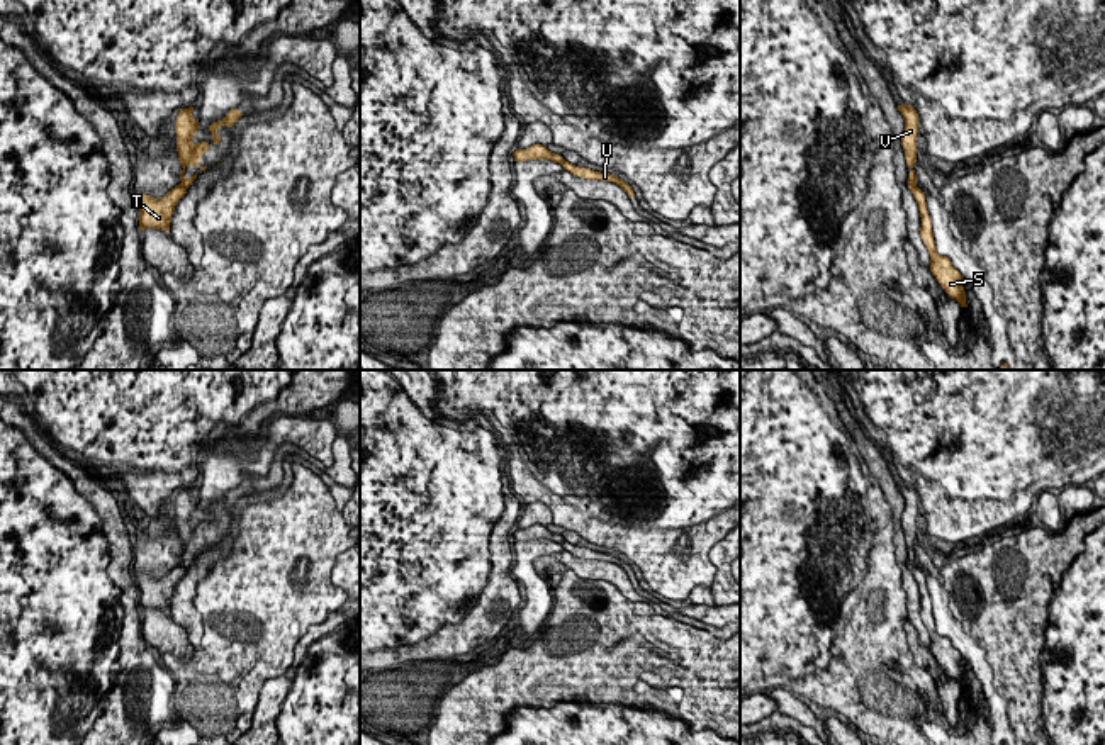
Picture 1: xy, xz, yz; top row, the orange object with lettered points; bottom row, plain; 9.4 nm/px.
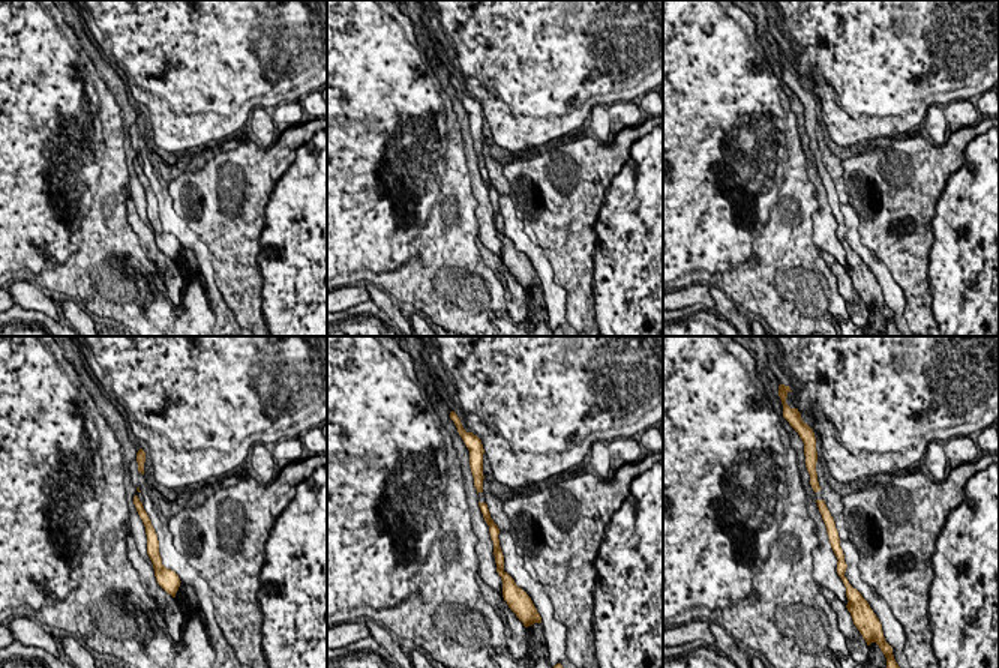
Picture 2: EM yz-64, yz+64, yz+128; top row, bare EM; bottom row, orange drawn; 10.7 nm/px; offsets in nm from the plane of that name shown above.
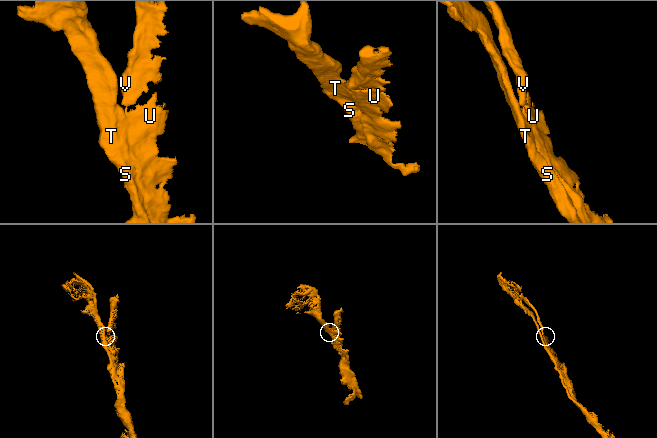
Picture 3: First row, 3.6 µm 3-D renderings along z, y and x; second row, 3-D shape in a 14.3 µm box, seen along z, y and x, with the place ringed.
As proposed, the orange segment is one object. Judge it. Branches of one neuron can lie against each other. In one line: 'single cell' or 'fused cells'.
fused cells

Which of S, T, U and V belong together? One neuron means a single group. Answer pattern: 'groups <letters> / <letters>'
groups S T / U V

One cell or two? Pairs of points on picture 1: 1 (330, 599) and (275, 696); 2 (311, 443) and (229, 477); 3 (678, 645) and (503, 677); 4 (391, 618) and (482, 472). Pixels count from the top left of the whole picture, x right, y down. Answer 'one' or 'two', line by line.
1: two
2: one
3: one
4: one

